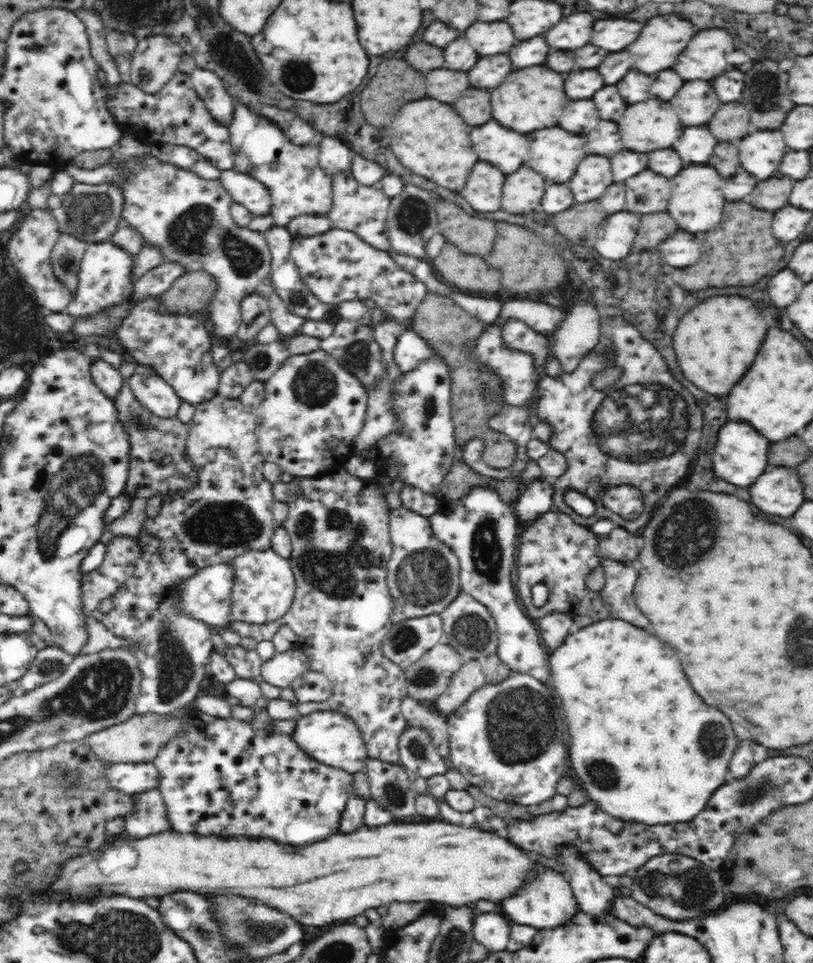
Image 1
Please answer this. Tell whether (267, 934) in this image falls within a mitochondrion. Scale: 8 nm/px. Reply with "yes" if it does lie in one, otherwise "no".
yes

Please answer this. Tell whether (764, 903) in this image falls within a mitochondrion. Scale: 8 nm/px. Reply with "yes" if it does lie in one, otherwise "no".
no

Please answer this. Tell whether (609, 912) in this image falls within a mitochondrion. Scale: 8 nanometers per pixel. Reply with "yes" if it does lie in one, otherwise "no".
no

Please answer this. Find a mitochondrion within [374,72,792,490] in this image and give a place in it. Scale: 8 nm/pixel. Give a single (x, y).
(624, 417)

